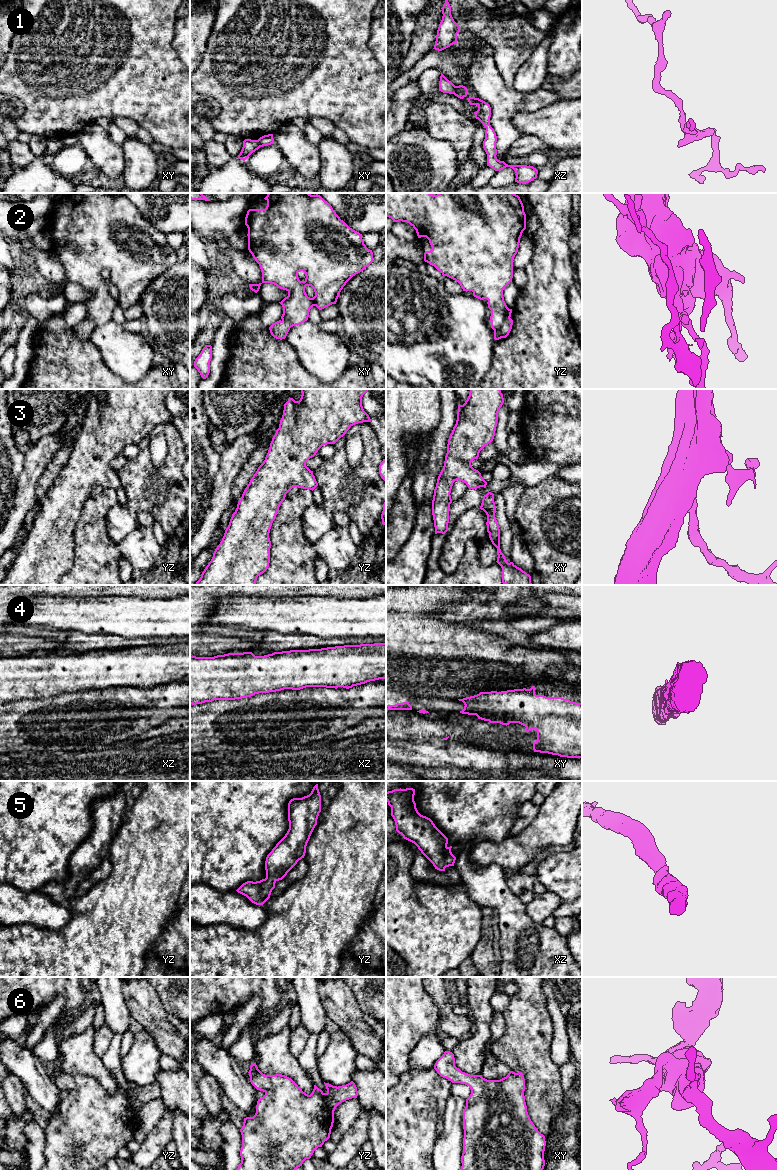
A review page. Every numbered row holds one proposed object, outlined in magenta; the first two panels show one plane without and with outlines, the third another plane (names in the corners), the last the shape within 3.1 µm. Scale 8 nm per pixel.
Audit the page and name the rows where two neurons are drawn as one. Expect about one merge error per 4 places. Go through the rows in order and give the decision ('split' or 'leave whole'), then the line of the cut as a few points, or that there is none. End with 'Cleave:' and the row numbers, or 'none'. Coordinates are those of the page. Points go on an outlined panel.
1: split; cut xz (456, 86), (453, 93)
2: leave whole; cut none
3: leave whole; cut none
4: leave whole; cut none
5: leave whole; cut none
6: leave whole; cut none
Cleave: 1

